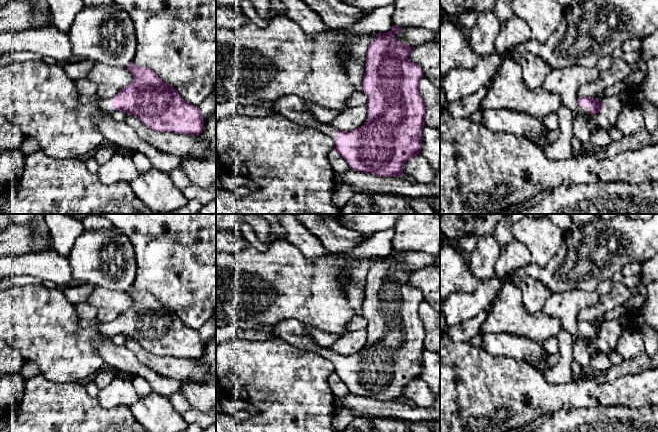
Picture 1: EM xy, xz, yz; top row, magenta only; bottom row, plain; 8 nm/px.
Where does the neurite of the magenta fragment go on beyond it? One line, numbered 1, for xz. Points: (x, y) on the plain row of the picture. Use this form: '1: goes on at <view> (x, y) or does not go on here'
1: goes on at xz (327, 353)

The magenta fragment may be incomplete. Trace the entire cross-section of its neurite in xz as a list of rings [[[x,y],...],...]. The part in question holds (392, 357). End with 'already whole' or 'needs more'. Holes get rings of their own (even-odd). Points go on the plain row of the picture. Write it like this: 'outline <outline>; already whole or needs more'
outline [[[392,249],[385,257],[378,260],[369,268],[365,297],[362,305],[362,315],[367,319],[367,342],[362,350],[351,355],[341,355],[330,348],[319,348],[315,353],[334,364],[334,376],[341,379],[350,393],[374,400],[398,401],[403,397],[407,384],[420,379],[422,371],[422,355],[425,350],[425,326],[419,316],[419,305],[424,300],[420,289],[411,286],[408,281],[412,270],[402,268],[394,263],[394,259],[403,252]]]; needs more

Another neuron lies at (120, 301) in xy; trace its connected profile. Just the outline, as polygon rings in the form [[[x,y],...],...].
[[[94,286],[87,299],[87,303],[97,309],[114,309],[120,314],[132,305],[133,299],[130,297],[127,291],[112,291]]]

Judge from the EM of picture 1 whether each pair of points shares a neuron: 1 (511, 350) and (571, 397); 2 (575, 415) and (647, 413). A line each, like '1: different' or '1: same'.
1: different
2: same

